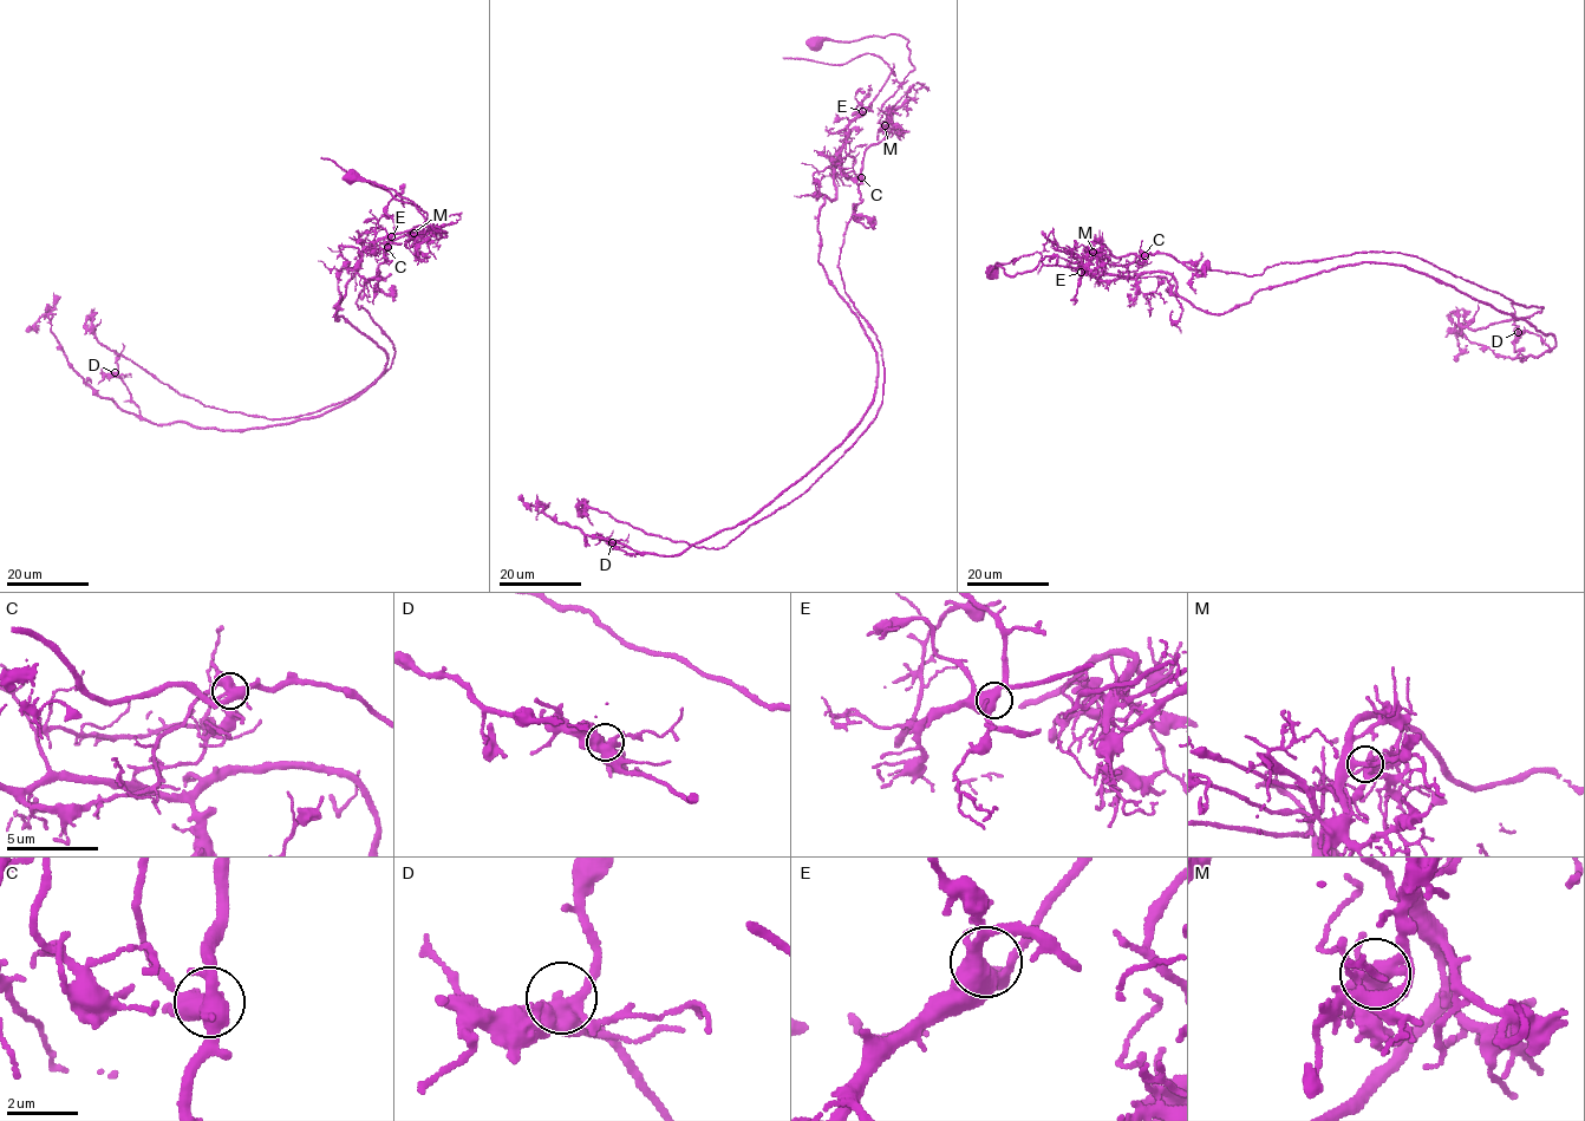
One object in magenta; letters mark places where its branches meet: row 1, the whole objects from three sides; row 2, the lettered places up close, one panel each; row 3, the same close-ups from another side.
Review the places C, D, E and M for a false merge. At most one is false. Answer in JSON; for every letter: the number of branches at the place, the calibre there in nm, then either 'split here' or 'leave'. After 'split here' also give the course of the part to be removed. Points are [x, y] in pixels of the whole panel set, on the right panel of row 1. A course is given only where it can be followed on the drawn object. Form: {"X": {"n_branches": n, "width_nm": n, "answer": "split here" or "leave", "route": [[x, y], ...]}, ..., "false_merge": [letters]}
{"C": {"n_branches": 4, "width_nm": 480, "answer": "split here", "route": [[1145, 254], [1124, 275], [1169, 273], [1212, 313], [1387, 262], [1556, 341], [1526, 360], [1456, 331], [1455, 362]]}, "D": {"n_branches": 4, "width_nm": 440, "answer": "leave"}, "E": {"n_branches": 4, "width_nm": 550, "answer": "leave"}, "M": {"n_branches": 4, "width_nm": 440, "answer": "leave"}, "false_merge": ["C"]}

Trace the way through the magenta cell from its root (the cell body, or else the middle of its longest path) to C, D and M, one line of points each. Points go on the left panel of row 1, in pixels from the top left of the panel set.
C: (351, 176), (393, 189), (441, 235), (445, 232), (436, 227), (411, 238), (423, 228), (416, 227), (387, 247)
D: (351, 176), (445, 232), (359, 253), (336, 320), (386, 353), (365, 391), (221, 430), (145, 419), (115, 372)
M: (351, 176), (393, 189), (412, 201), (441, 235), (445, 232), (430, 228), (410, 235), (416, 240), (413, 233)

